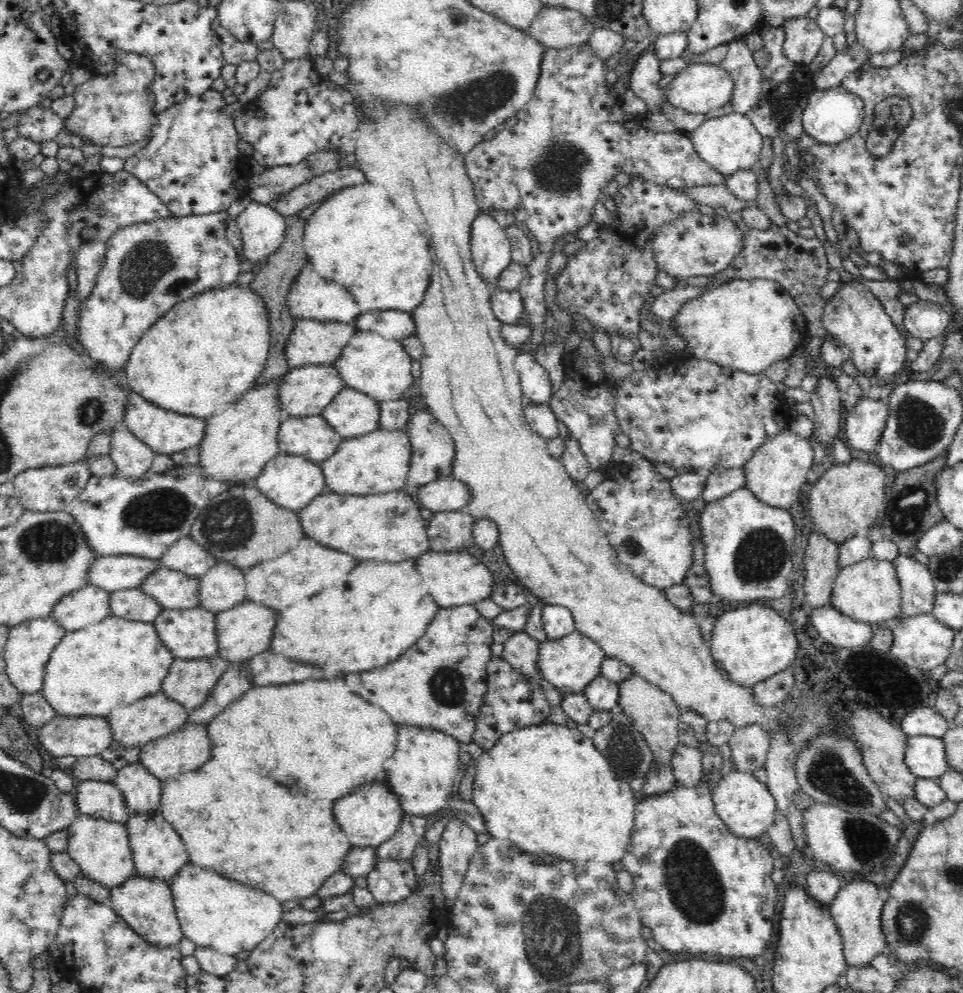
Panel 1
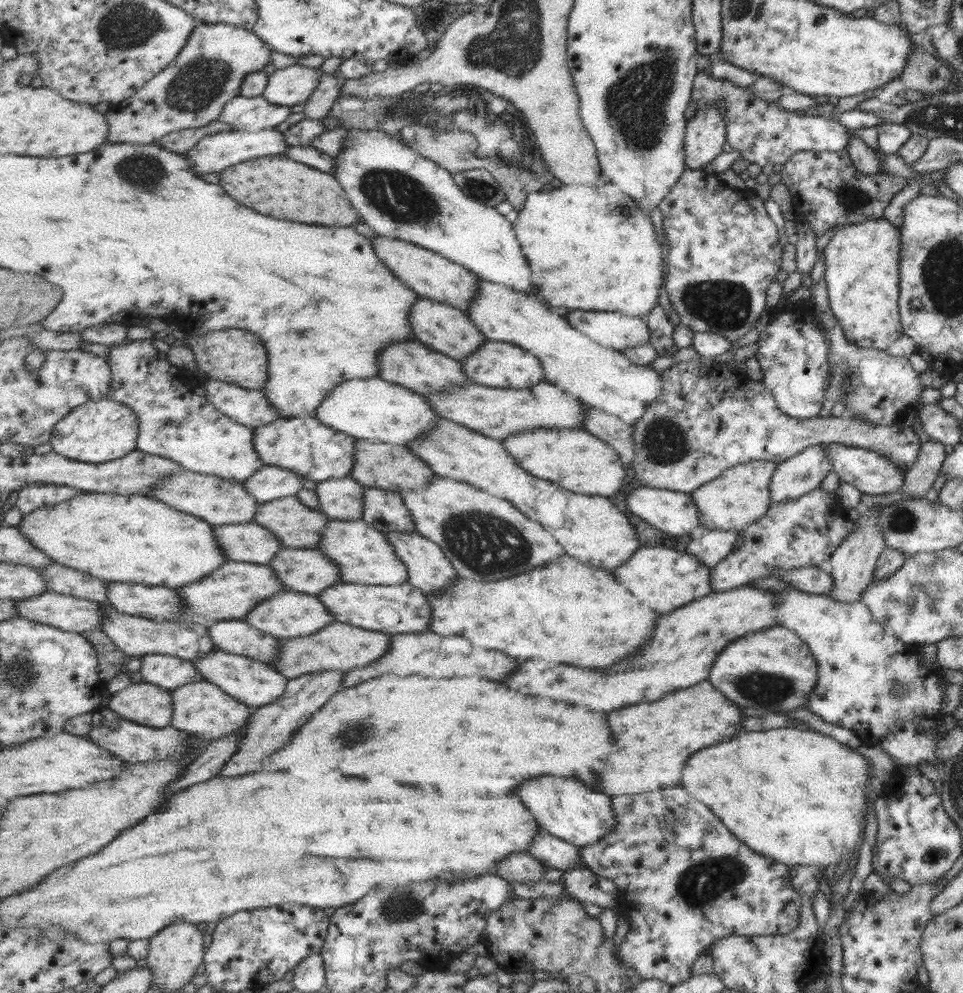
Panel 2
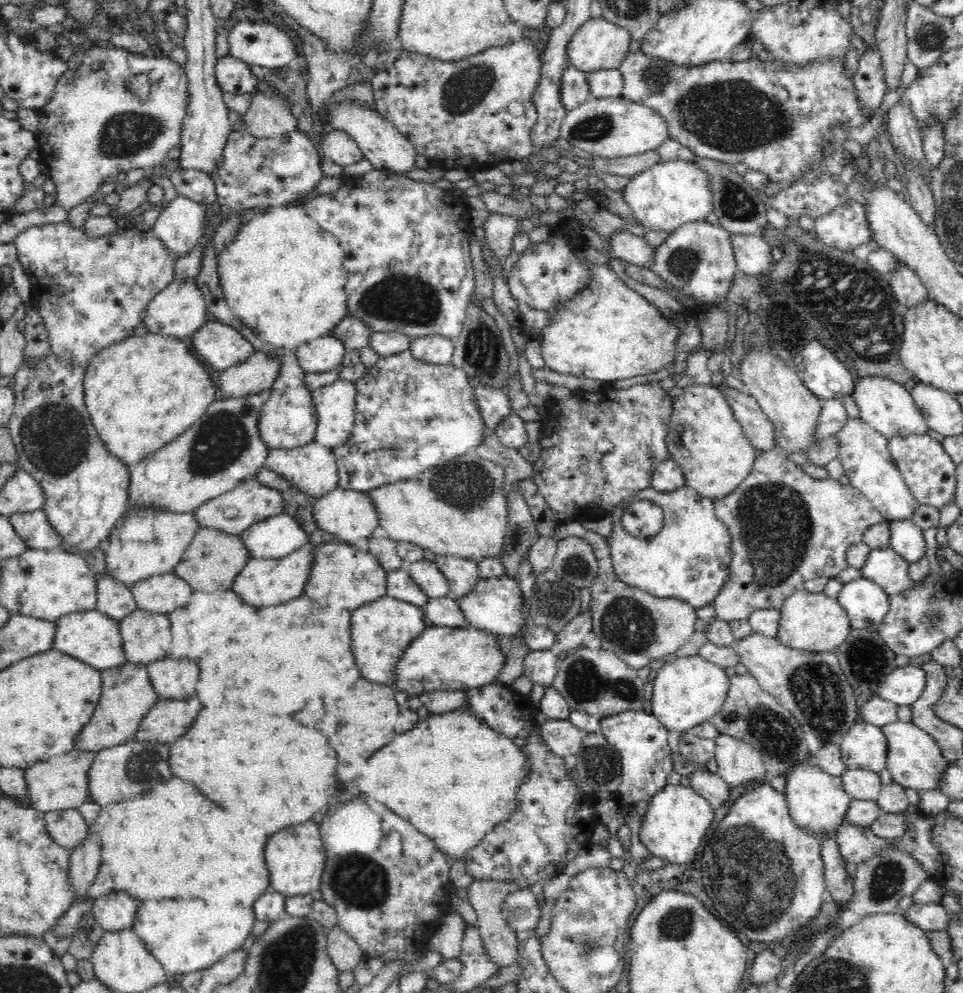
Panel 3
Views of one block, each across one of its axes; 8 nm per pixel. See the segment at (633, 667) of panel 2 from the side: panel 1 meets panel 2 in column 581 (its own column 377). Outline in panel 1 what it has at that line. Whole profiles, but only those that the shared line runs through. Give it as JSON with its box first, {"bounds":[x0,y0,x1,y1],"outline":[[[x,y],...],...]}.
{"bounds":[346,605,494,743],"outline":[[[474,605],[441,608],[438,616],[430,622],[426,634],[418,640],[418,644],[414,644],[414,648],[410,648],[404,656],[400,656],[392,664],[374,668],[374,672],[370,670],[370,672],[348,674],[346,684],[352,688],[352,692],[360,694],[370,704],[384,708],[398,724],[433,728],[435,731],[453,736],[458,742],[472,743],[483,696],[489,691],[486,666],[492,656],[490,646],[493,644],[494,629],[494,624],[483,618]]]}

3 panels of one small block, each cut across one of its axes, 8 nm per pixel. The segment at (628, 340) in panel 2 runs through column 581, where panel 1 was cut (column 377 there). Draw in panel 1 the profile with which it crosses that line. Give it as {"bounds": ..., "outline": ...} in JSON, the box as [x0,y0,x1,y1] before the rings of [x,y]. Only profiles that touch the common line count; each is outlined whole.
{"bounds":[355,310,416,341],"outline":[[[374,310],[362,313],[355,321],[357,331],[374,330],[392,341],[401,341],[415,334],[416,323],[410,312]]]}

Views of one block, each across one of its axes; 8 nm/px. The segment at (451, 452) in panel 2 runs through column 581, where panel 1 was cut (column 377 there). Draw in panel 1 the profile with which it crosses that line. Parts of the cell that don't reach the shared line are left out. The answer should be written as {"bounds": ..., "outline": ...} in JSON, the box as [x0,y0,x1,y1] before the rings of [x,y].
{"bounds":[299,490,429,563],"outline":[[[327,490],[321,496],[315,497],[299,513],[299,516],[306,537],[318,542],[318,544],[350,554],[360,563],[365,561],[398,562],[417,559],[429,551],[427,528],[424,525],[428,516],[422,506],[410,494],[406,494],[402,490],[365,496],[348,495]]]}

